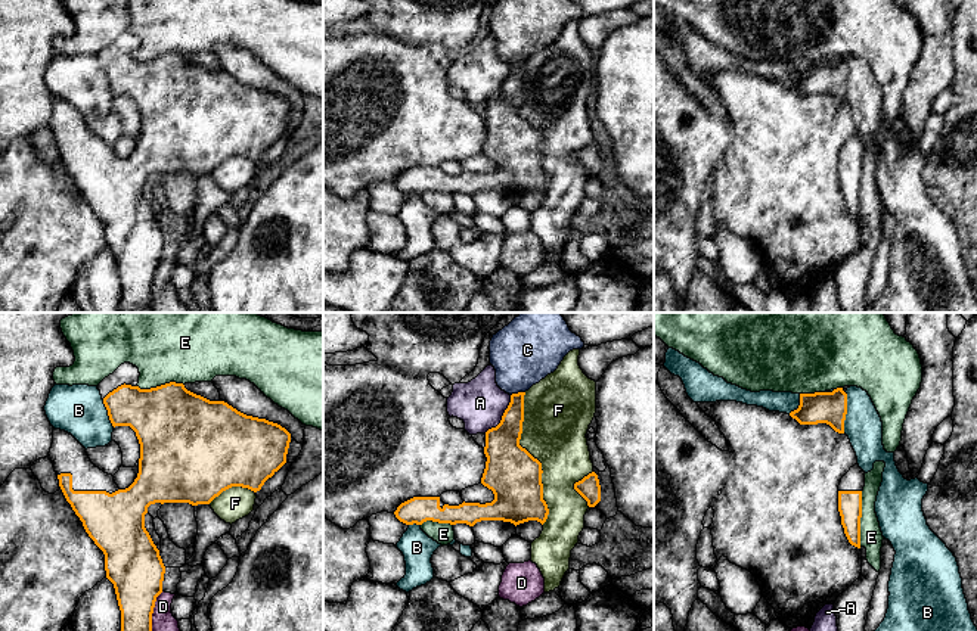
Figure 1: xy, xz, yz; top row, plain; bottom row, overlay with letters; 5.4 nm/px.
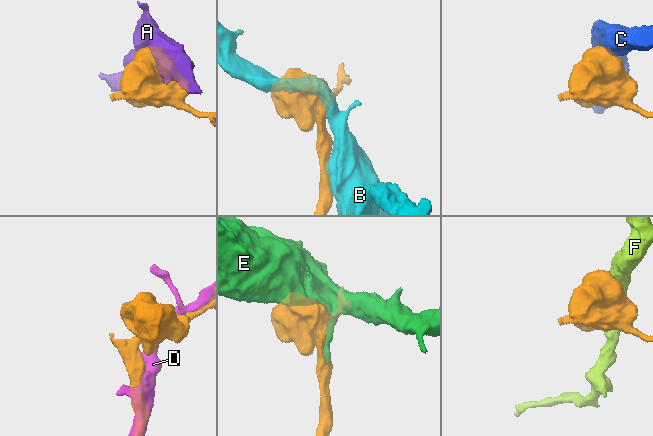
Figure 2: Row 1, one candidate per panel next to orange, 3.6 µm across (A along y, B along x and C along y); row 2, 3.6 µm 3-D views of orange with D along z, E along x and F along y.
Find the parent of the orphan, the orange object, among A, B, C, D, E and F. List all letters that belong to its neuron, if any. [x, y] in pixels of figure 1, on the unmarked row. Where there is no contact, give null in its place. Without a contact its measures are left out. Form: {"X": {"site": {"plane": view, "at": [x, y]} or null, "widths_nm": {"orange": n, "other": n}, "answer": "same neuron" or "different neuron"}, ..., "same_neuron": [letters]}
{"A": {"site": {"plane": "xz", "at": [502, 86]}, "widths_nm": {"orange": 220, "other": 260}, "answer": "different neuron"}, "B": {"site": {"plane": "yz", "at": [846, 83]}, "widths_nm": {"orange": 180, "other": 200}, "answer": "different neuron"}, "C": {"site": {"plane": "xz", "at": [518, 62]}, "widths_nm": {"orange": 150, "other": 320}, "answer": "different neuron"}, "D": {"site": {"plane": "xy", "at": [151, 286]}, "widths_nm": {"orange": 280, "other": 180}, "answer": "different neuron"}, "E": {"site": {"plane": "yz", "at": [859, 189]}, "widths_nm": {"orange": 130, "other": 130}, "answer": "different neuron"}, "F": {"site": {"plane": "xz", "at": [533, 127]}, "widths_nm": {"orange": 300, "other": 360}, "answer": "different neuron"}, "same_neuron": []}

